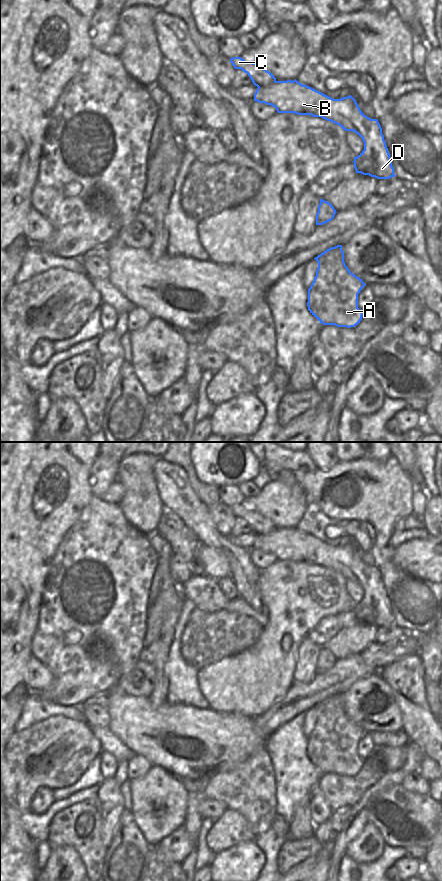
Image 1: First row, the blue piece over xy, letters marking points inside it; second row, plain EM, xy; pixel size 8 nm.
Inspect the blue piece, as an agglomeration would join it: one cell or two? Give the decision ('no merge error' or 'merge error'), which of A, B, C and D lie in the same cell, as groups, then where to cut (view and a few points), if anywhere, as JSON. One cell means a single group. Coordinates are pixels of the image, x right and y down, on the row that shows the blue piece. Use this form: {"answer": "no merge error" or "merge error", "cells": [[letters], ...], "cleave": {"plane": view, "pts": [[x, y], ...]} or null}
{"answer": "merge error", "cells": [["A", "C"], ["B", "D"]], "cleave": {"plane": "xy", "pts": [[276, 81], [266, 86], [258, 87]]}}

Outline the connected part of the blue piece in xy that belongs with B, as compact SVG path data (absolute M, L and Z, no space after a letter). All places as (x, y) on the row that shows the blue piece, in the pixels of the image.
M295 79L258 87L254 101L271 105L278 113L321 117L339 125L345 131L357 133L364 142L364 150L354 157L356 173L377 179L395 177L378 120L367 117L351 95L333 99Z

